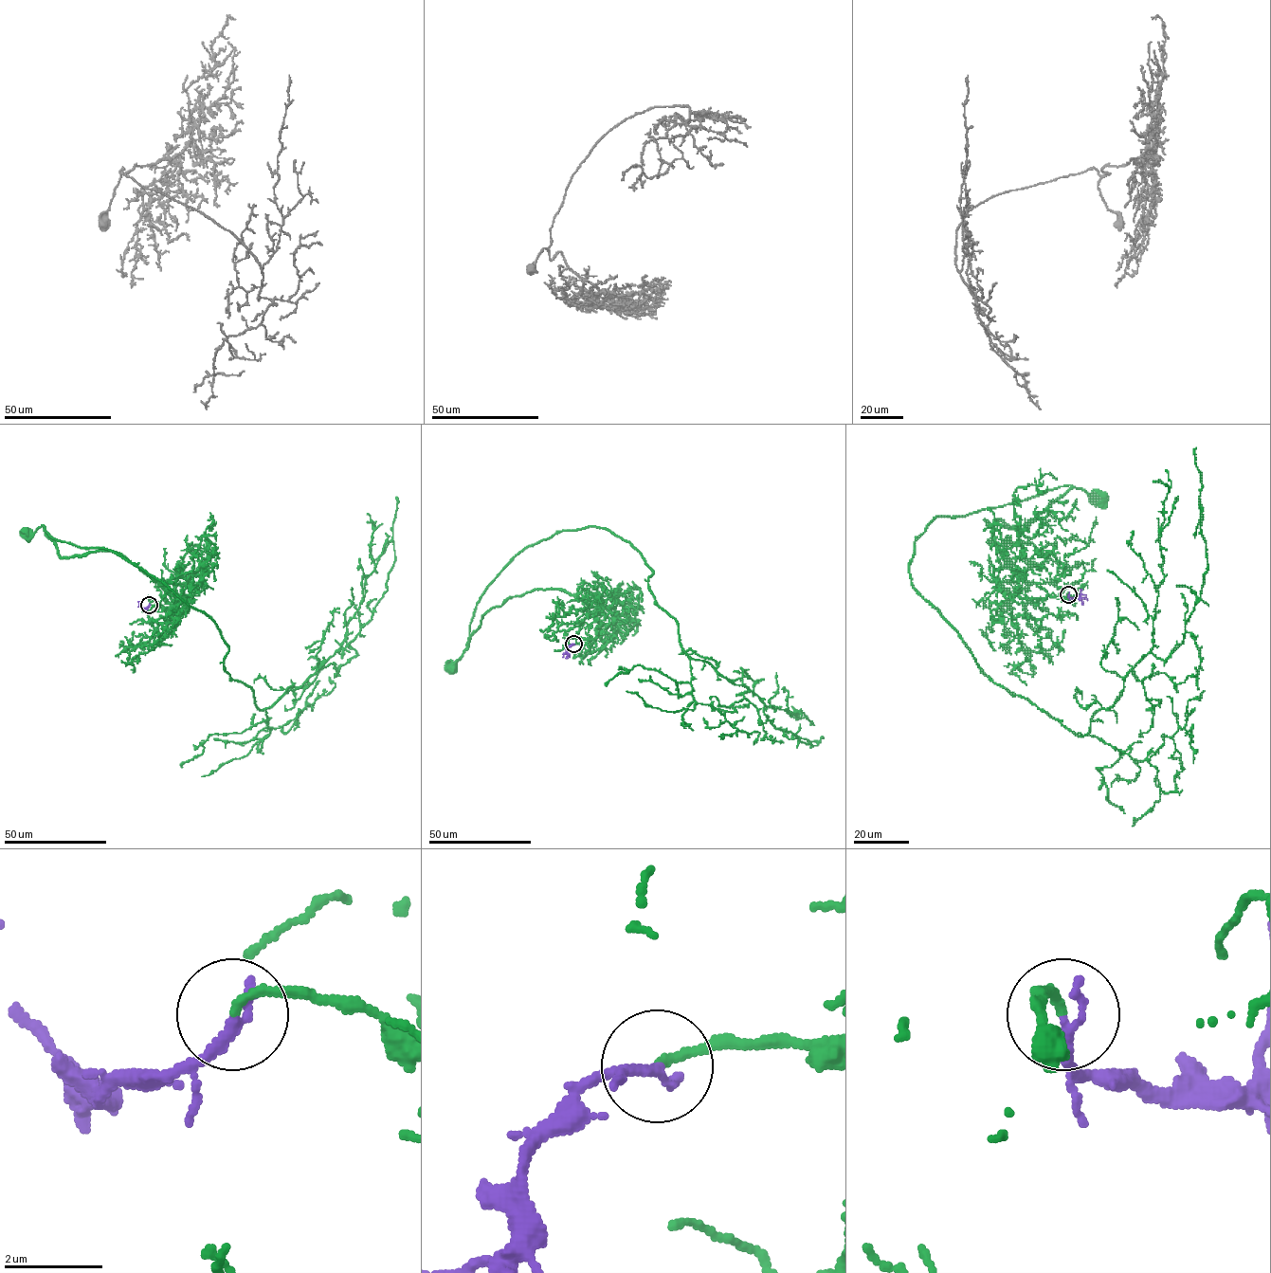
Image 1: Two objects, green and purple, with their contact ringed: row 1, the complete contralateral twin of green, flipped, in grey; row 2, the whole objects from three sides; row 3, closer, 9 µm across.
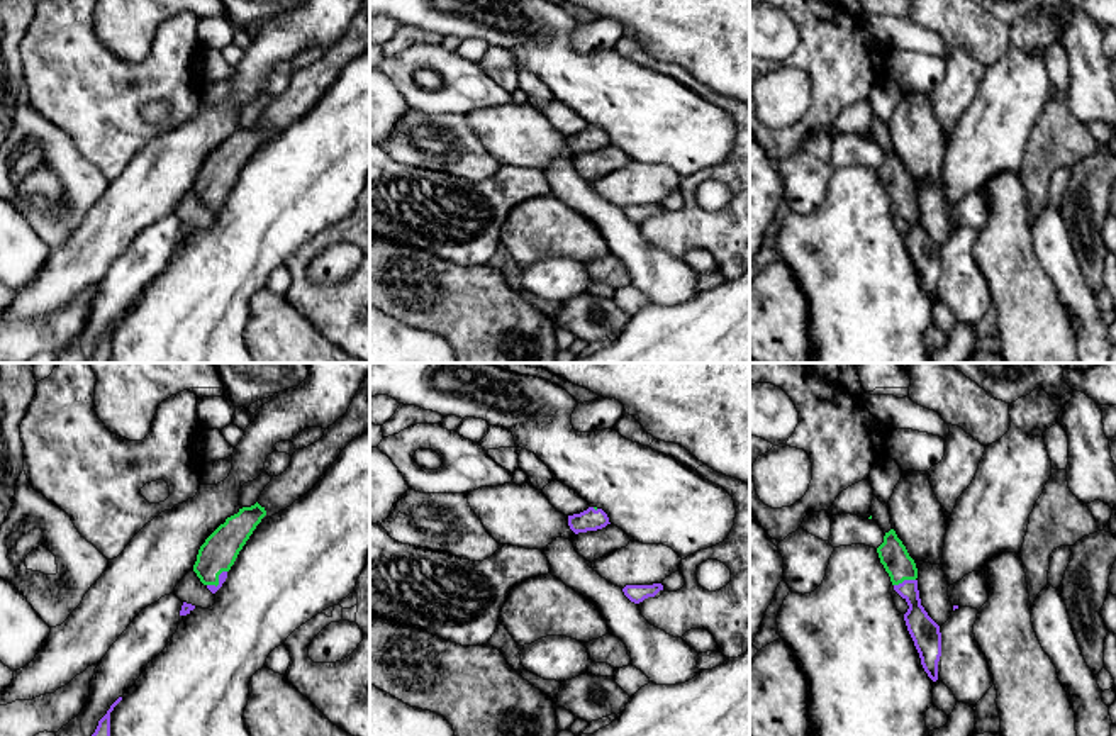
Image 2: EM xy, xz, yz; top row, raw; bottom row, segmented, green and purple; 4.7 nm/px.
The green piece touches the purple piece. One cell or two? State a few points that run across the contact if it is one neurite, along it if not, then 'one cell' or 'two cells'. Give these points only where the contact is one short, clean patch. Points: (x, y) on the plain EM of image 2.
line yz (894, 177), (904, 199), (921, 248); one cell

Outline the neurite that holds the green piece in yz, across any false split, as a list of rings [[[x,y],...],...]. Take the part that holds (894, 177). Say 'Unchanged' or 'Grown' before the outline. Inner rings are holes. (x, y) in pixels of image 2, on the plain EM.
Grown. [[[890,149],[884,156],[884,163],[877,168],[880,183],[890,197],[894,210],[907,222],[909,229],[904,234],[907,251],[919,273],[921,285],[928,297],[938,300],[938,282],[941,276],[940,246],[928,236],[921,226],[918,210],[918,188],[909,176],[906,166]]]

